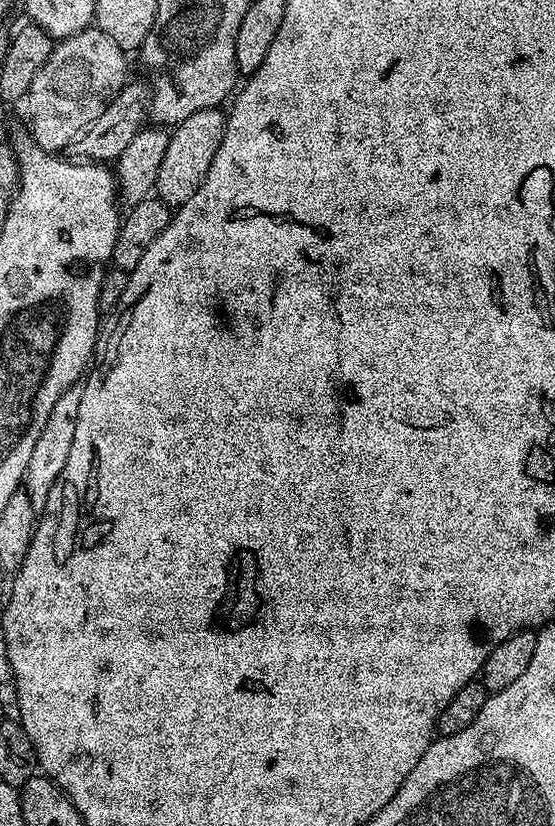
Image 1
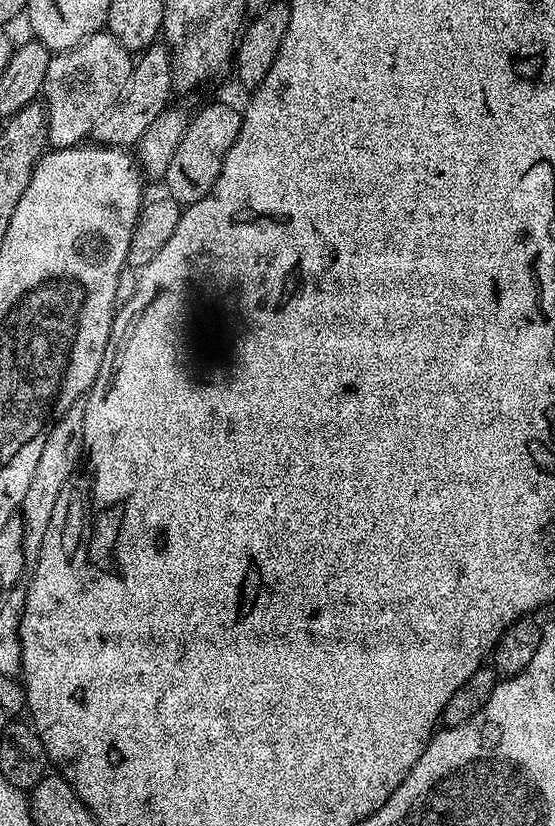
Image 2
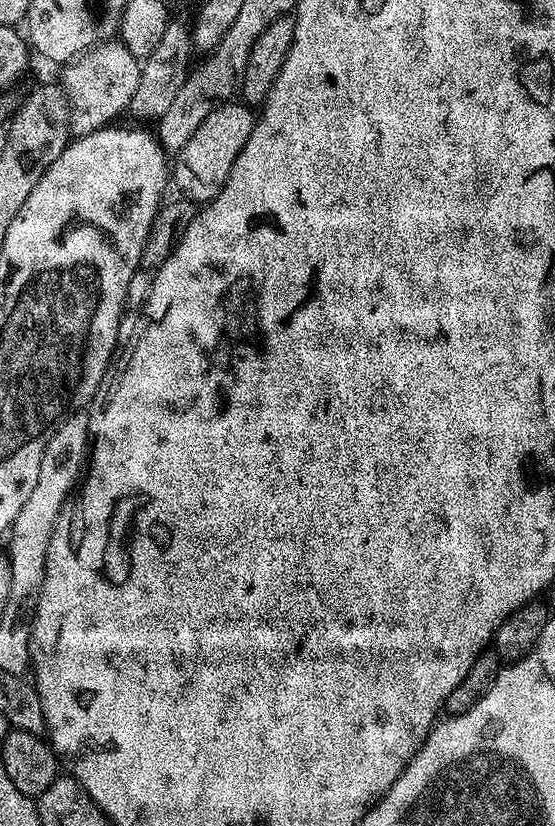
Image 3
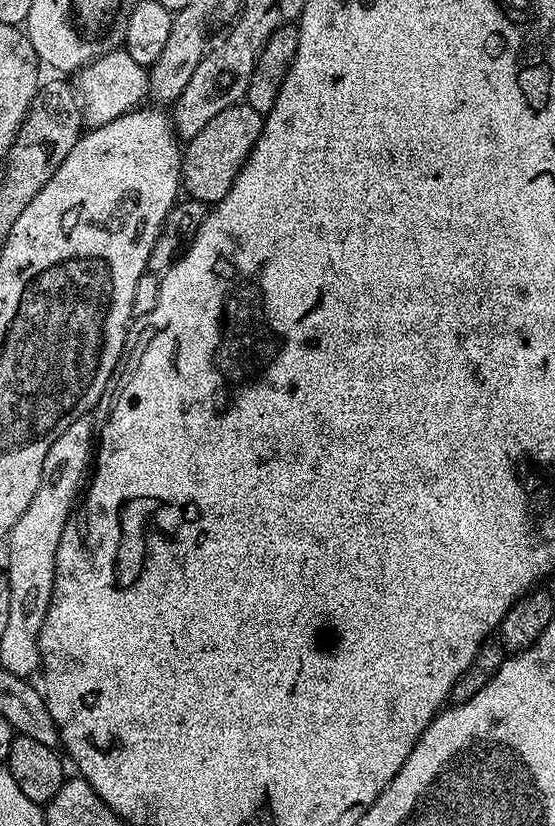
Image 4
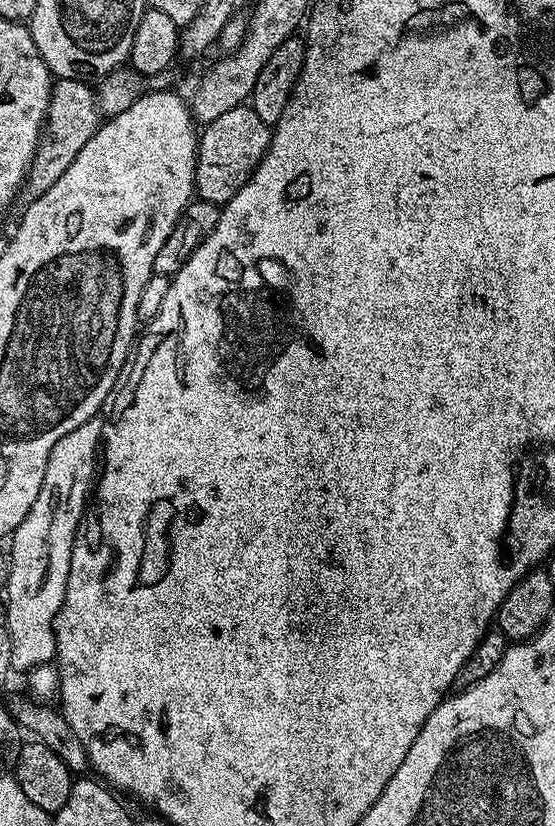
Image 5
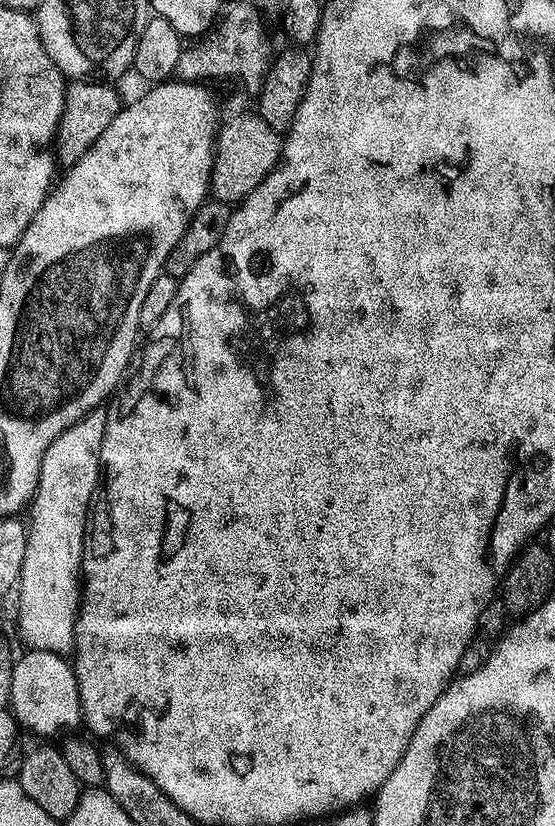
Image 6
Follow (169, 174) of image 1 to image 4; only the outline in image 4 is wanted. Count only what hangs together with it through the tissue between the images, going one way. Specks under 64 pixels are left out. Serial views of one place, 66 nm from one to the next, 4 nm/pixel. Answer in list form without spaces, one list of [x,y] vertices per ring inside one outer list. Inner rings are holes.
[[[241,102],[222,110],[217,114],[193,140],[187,141],[180,161],[180,179],[182,188],[191,199],[200,200],[209,206],[218,203],[234,186],[234,178],[242,170],[250,150],[254,150],[254,142],[262,134],[264,116],[254,110],[246,102]]]

